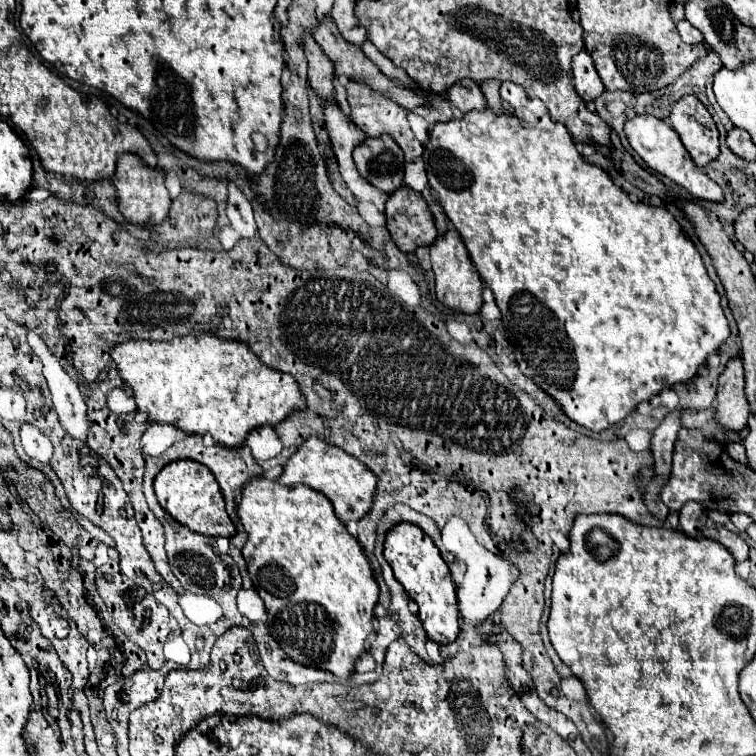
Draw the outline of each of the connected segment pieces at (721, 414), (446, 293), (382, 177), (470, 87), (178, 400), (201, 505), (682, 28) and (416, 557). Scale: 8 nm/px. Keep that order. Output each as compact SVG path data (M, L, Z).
M733 357L727 363L727 369L719 377L717 389L717 423L727 431L741 431L747 427L749 403L745 397L743 381L743 363L741 357Z
M447 231L431 245L431 265L435 273L435 295L439 303L463 315L475 315L481 311L481 277L471 263L469 253L457 231Z
M367 137L363 145L355 147L353 159L361 177L383 193L393 193L403 185L405 159L391 137Z
M471 79L451 85L445 95L463 113L467 113L471 109L483 109L483 105L485 105L485 95L481 93L479 85Z
M215 335L201 337L175 337L171 341L143 341L131 339L117 343L111 349L111 359L117 365L119 377L133 391L137 411L147 413L147 423L173 425L187 435L209 433L221 445L241 445L247 433L261 425L281 423L293 409L303 409L305 399L287 373L265 367L257 355L241 341L225 341Z
M193 459L173 461L159 471L153 487L155 487L155 495L157 495L159 505L177 523L183 523L187 529L201 533L201 535L209 535L209 537L223 537L221 531L225 531L225 537L233 537L235 527L225 511L223 495L219 491L219 485L217 485L213 473L205 465L201 465Z
M687 19L679 21L679 23L677 23L677 29L679 29L679 35L681 35L681 39L683 39L685 43L699 43L699 41L703 41L703 35L701 35Z
M401 521L393 525L385 535L385 559L391 565L395 579L405 587L407 595L419 605L419 619L425 633L435 643L453 643L459 635L459 607L455 597L455 585L447 563L443 561L435 543L413 523Z

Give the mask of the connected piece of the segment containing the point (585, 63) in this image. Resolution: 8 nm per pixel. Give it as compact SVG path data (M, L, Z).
M581 51L579 55L573 57L573 79L575 79L575 89L581 95L581 99L585 103L595 101L603 91L603 83L599 81L599 75L595 73L593 61L589 57L589 53Z

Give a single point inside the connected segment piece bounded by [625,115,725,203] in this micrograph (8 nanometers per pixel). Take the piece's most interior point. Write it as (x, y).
(657, 144)

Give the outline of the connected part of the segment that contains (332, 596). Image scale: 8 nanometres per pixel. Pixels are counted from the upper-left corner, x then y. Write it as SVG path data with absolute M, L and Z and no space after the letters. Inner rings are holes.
M255 479L243 489L237 513L249 535L243 557L253 589L265 603L271 637L295 663L329 671L341 679L351 677L355 673L355 661L367 651L367 637L373 635L373 609L379 599L379 585L357 539L335 517L327 497L307 485L285 487L277 481Z

